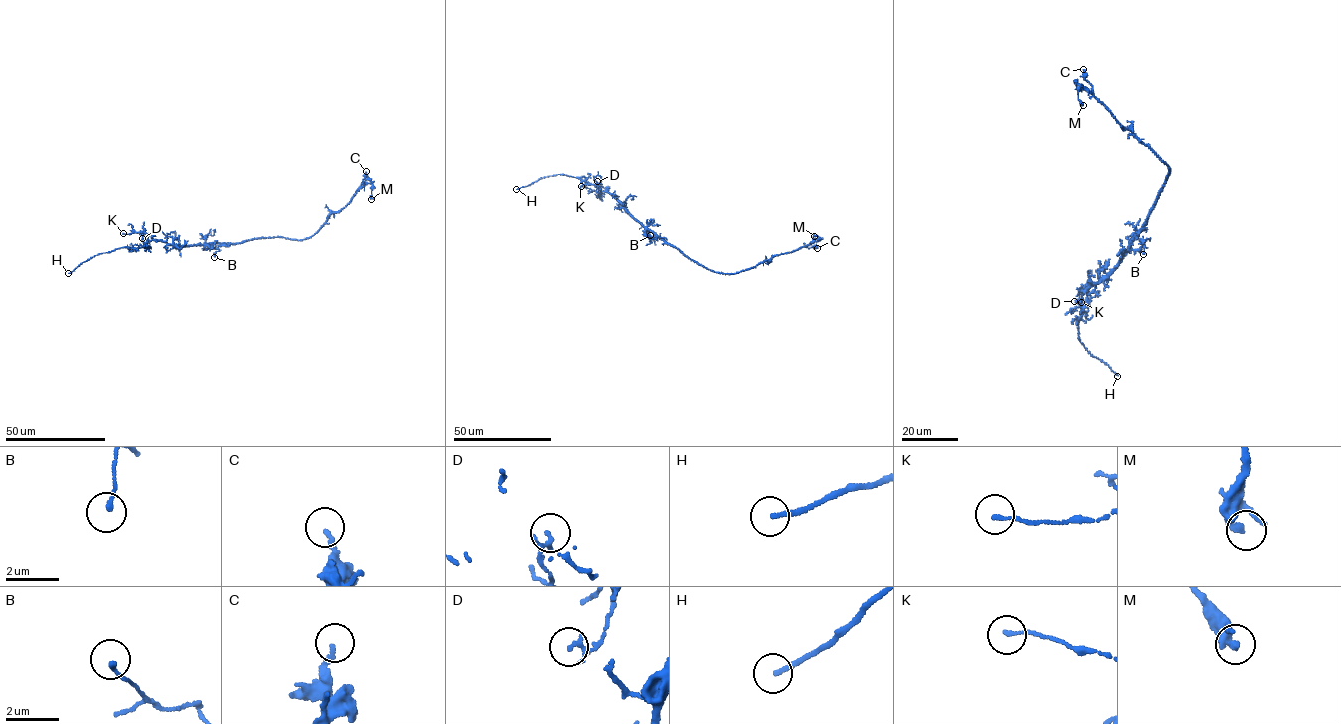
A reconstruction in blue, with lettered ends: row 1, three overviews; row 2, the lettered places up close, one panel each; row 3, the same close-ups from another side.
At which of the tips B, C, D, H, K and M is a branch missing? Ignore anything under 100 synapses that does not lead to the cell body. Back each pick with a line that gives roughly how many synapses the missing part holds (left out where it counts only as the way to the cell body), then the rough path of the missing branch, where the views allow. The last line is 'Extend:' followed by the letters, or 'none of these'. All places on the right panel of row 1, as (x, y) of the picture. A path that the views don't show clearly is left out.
H: course (1117, 376), (1138, 388)
Extend: H

